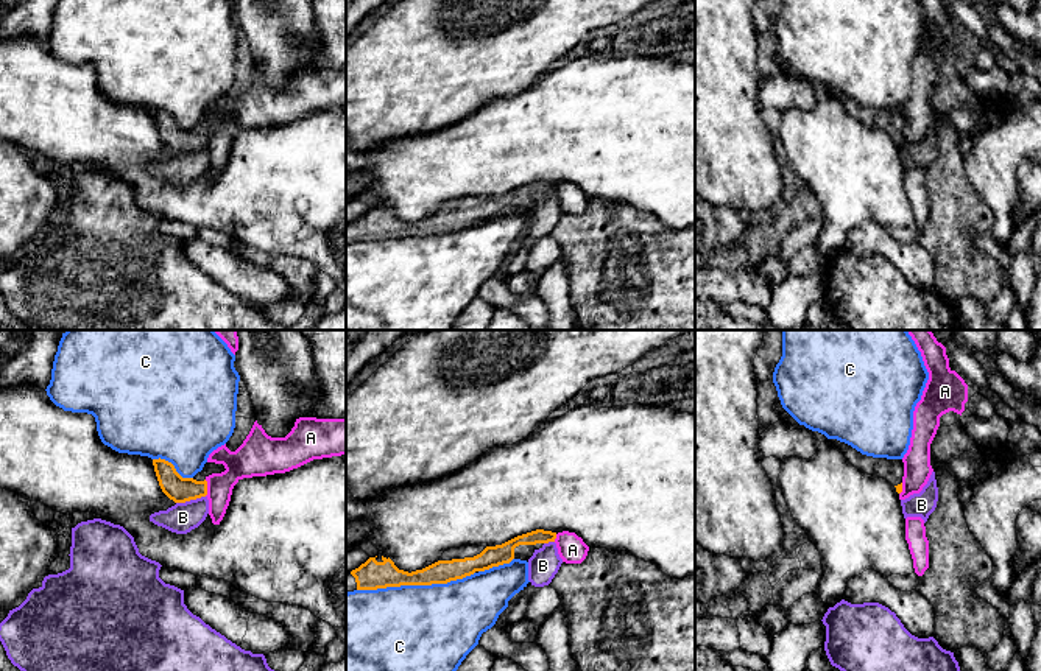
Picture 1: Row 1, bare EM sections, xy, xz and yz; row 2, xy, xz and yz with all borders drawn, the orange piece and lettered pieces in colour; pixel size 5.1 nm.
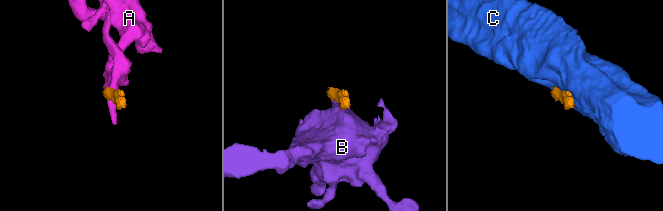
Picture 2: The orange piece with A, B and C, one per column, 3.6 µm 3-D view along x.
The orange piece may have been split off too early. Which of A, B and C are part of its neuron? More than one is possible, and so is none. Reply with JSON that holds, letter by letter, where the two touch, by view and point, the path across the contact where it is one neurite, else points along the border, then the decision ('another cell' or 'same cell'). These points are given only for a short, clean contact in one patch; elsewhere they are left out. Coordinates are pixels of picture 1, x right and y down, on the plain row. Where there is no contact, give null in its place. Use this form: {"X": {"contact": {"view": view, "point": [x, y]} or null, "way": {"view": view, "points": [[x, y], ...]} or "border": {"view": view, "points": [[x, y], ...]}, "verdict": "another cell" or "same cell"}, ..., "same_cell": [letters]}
{"A": {"contact": {"view": "xy", "point": [206, 139]}, "border": {"view": "xy", "points": [[204, 131], [206, 147]]}, "verdict": "another cell"}, "B": {"contact": {"view": "xy", "point": [190, 150]}, "verdict": "another cell"}, "C": {"contact": {"view": "xz", "point": [415, 235]}, "verdict": "another cell"}, "same_cell": []}

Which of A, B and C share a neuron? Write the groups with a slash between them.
A / B / C

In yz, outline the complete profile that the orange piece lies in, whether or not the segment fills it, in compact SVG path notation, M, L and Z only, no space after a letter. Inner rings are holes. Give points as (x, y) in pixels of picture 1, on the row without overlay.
M828 90L835 98L842 101L845 109L857 120L868 126L876 126L887 131L896 139L896 143L902 143L902 128L904 128L904 114L901 111L887 111L887 109L873 109L862 106L851 97L840 93L837 90Z

